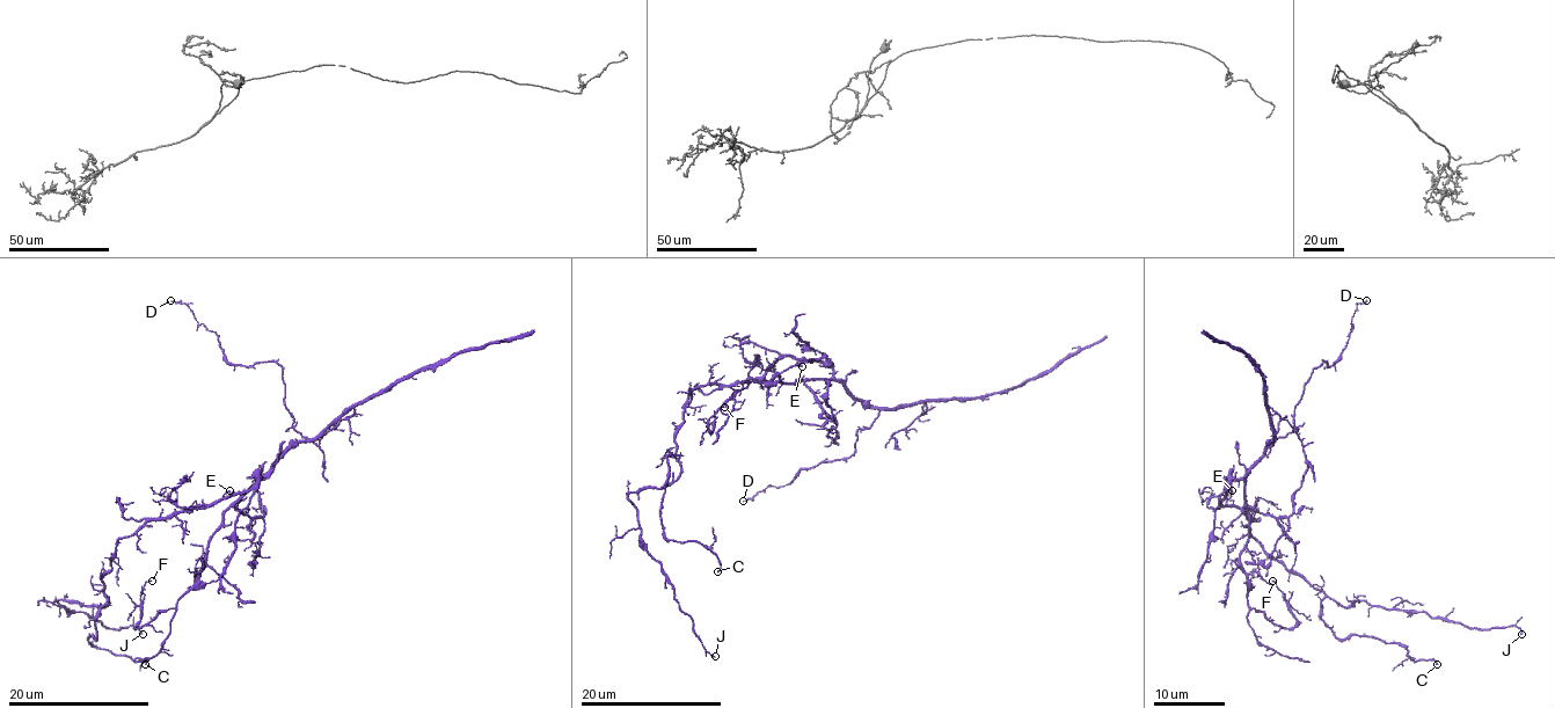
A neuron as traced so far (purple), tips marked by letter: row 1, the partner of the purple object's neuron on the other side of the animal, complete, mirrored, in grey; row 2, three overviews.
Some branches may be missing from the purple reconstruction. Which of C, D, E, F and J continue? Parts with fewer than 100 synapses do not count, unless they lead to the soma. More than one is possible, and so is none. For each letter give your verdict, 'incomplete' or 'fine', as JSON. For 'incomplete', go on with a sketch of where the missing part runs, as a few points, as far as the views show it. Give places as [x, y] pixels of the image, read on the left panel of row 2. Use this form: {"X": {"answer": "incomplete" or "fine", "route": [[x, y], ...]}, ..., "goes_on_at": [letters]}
{"C": {"answer": "fine"}, "D": {"answer": "fine"}, "E": {"answer": "fine"}, "F": {"answer": "fine"}, "J": {"answer": "fine"}, "goes_on_at": []}

